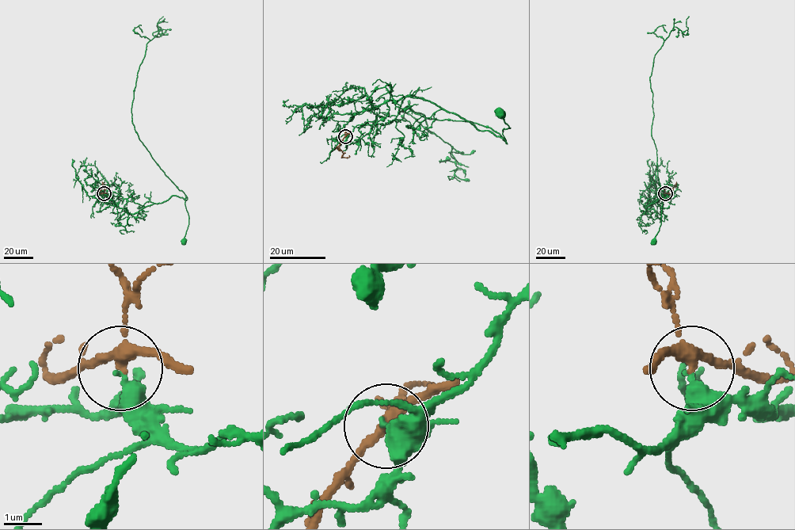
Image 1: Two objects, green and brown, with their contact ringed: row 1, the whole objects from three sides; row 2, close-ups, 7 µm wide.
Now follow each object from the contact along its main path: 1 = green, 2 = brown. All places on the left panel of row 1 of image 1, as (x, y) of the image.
1: (104, 193), (129, 197), (145, 207), (161, 203), (173, 196), (185, 200), (186, 196), (188, 224), (184, 242)
2: (104, 193), (99, 192), (103, 183), (105, 188)

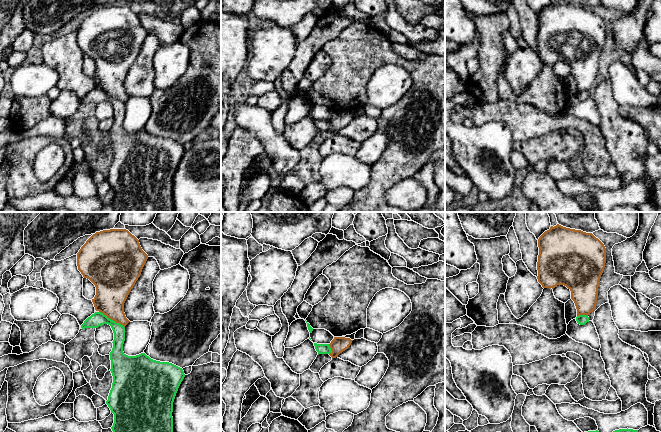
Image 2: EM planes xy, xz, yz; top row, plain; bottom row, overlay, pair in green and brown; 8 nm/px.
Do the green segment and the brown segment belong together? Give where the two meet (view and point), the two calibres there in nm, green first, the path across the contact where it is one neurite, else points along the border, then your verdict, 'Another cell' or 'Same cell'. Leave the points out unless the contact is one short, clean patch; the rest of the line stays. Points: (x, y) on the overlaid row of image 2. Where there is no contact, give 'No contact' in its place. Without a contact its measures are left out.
Touches green at xy (112, 320). Thickness 120 nm (green) against 280 nm. Boundary: xy (99, 311), (119, 322), (124, 327). Another cell

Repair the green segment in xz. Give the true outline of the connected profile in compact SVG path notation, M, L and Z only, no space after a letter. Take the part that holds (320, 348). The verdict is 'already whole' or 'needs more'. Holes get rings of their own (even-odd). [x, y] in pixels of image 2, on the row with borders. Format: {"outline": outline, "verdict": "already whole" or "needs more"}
{"outline": "M314 343L315 349L318 352L318 354L330 354L332 353L332 350L329 346L329 344L317 344Z", "verdict": "already whole"}

